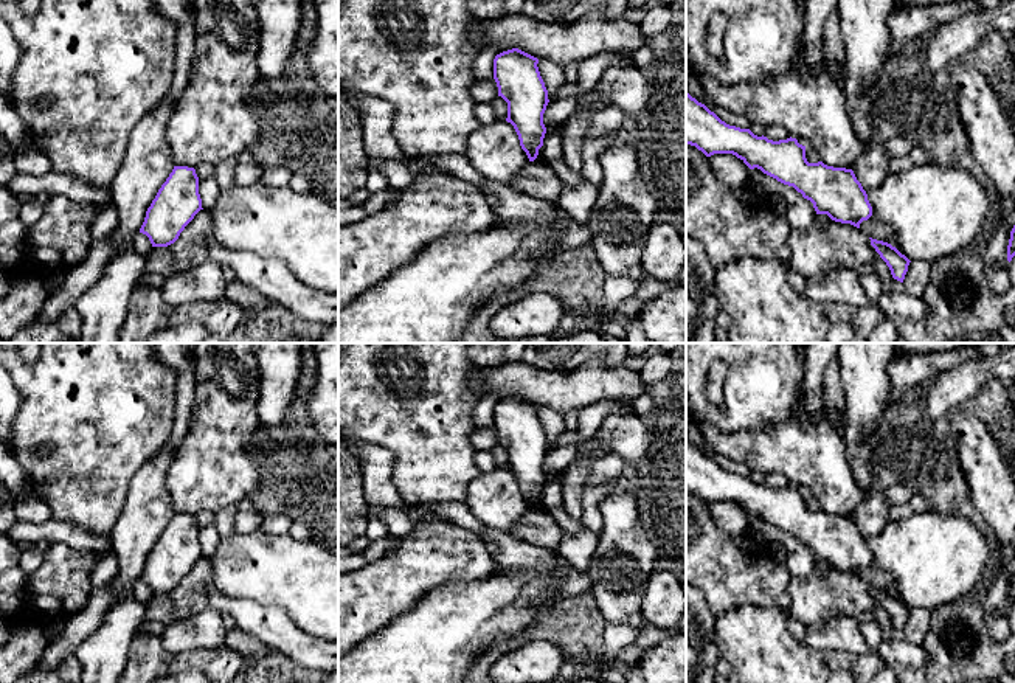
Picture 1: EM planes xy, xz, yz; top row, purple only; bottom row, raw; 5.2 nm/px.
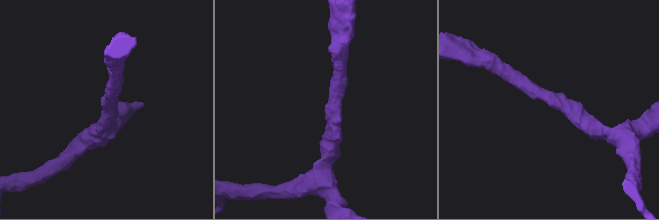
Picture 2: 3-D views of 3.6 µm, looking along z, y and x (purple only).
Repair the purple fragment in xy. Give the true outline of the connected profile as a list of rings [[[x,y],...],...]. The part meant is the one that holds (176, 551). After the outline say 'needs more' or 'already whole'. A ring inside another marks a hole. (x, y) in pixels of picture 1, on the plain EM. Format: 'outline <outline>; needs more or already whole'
outline [[[174,514],[172,520],[147,556],[140,581],[149,585],[152,595],[168,595],[178,587],[180,581],[200,557],[203,556],[196,517],[188,514]]]; already whole

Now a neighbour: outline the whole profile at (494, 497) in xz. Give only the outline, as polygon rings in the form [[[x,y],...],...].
[[[506,467],[481,472],[472,480],[466,504],[483,525],[506,532],[529,511],[514,473]]]

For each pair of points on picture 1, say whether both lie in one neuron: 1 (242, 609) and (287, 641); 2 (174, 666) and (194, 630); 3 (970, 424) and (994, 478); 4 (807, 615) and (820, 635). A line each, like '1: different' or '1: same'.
1: same
2: different
3: same
4: different

